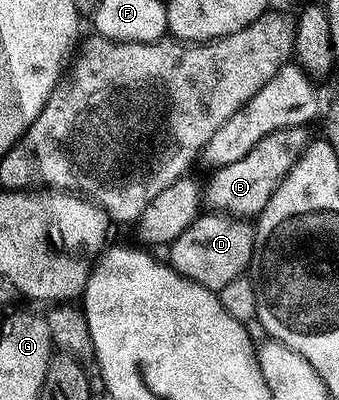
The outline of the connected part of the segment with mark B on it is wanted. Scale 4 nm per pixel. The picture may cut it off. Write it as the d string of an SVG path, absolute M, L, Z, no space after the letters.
M291 126L278 132L270 132L270 136L262 136L242 160L234 160L234 164L226 164L215 171L209 186L206 186L206 202L213 211L225 212L237 216L256 216L266 208L270 196L282 184L282 180L304 155L310 145L308 126Z

